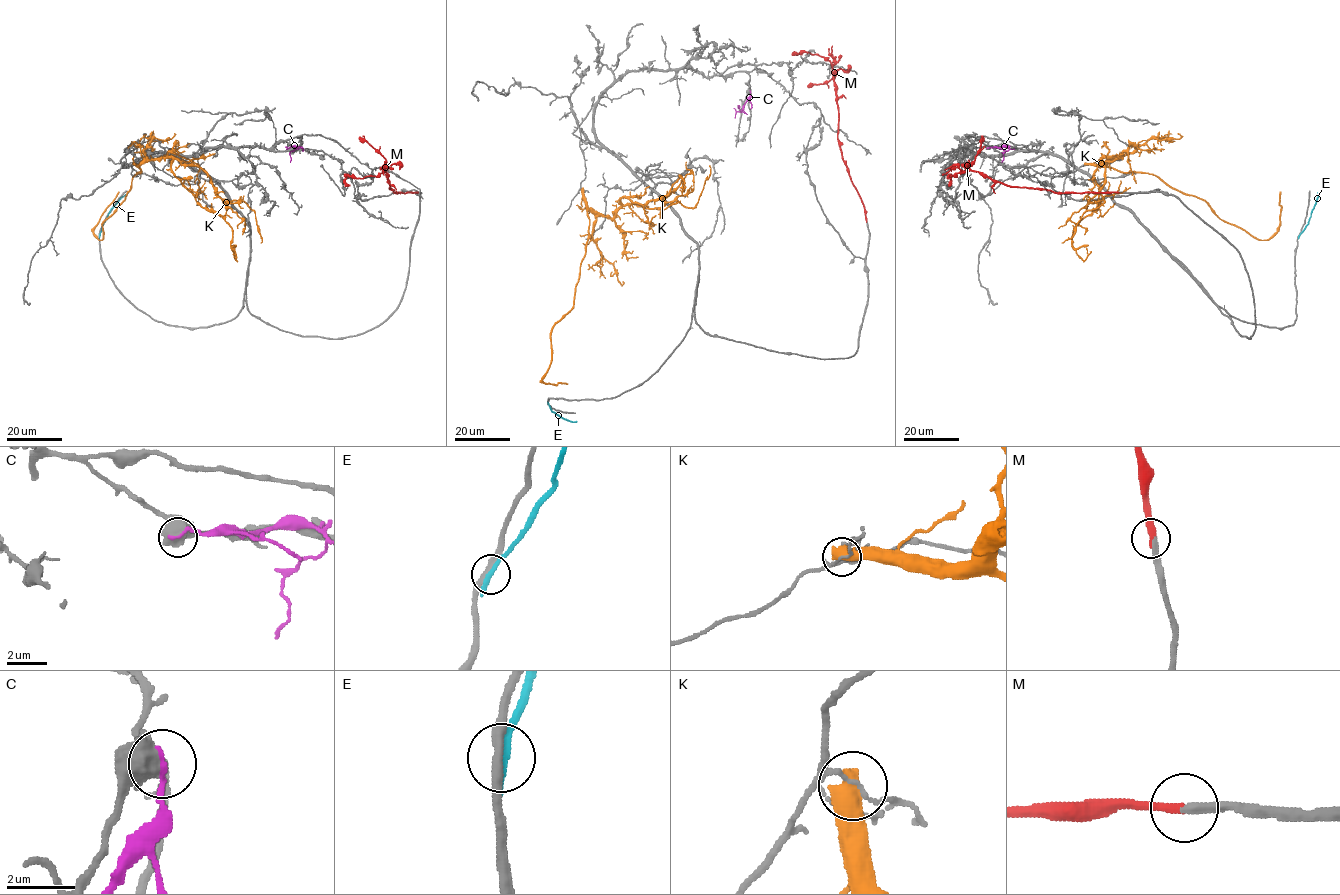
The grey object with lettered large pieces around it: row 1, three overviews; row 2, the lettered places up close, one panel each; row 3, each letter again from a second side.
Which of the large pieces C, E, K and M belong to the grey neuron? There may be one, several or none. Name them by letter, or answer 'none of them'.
M

